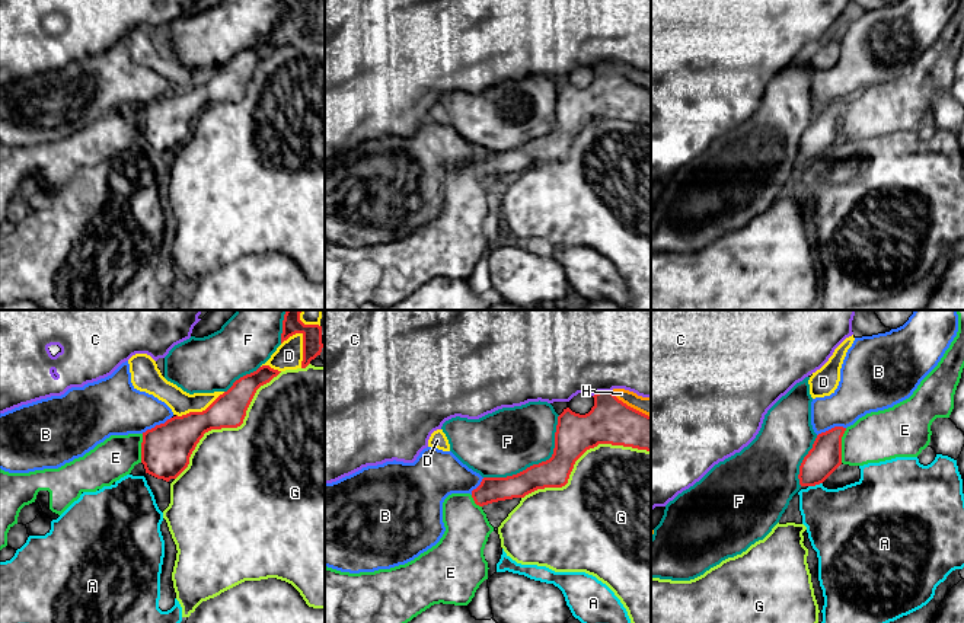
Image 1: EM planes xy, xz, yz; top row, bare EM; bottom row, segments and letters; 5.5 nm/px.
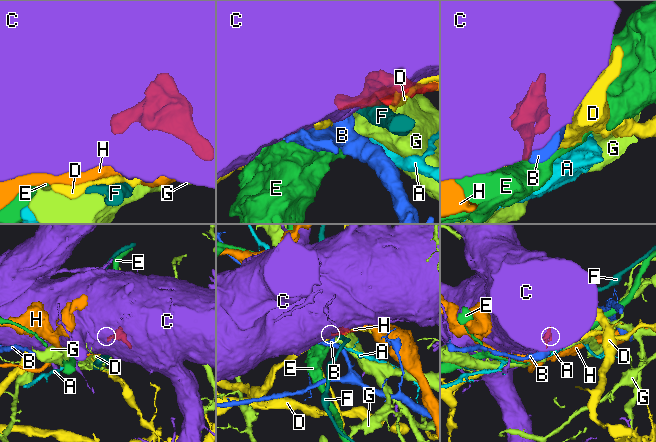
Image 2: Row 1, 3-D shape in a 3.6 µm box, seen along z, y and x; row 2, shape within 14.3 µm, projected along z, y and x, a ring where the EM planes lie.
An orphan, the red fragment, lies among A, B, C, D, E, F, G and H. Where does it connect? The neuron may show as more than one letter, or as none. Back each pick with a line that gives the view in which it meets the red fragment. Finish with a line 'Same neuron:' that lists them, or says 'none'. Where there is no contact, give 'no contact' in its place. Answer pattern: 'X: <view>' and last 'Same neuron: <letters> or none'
E: yz
Same neuron: E

